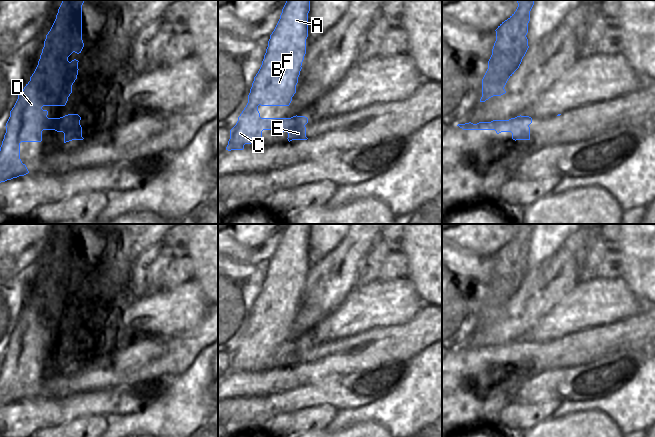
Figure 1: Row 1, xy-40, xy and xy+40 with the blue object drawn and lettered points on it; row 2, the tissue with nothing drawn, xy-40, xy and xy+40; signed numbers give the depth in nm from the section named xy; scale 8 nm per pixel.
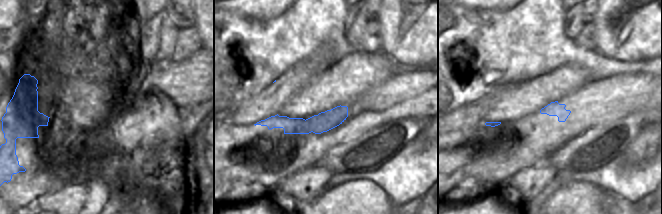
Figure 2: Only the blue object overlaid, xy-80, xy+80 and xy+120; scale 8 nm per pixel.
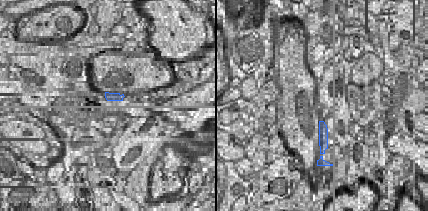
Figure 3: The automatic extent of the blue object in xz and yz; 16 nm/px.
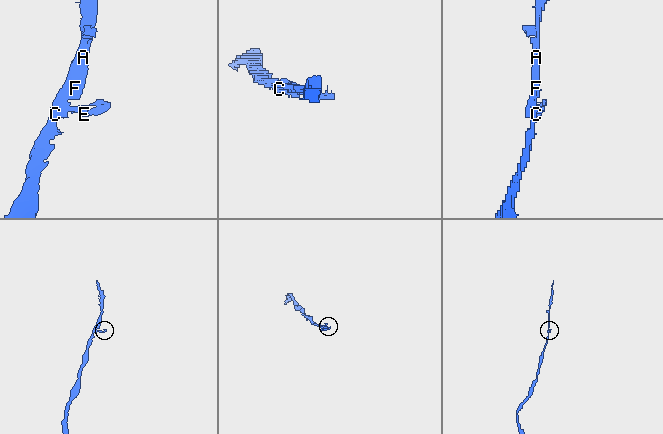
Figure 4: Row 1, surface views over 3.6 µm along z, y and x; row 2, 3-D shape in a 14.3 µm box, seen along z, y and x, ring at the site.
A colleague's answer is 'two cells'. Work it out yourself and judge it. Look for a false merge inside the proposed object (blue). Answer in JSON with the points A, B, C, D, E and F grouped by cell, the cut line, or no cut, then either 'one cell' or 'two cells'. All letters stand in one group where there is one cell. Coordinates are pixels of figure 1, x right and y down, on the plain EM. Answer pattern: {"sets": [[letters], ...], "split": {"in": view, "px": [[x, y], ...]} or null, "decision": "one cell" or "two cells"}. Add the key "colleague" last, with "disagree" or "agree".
{"sets": [["A", "B", "C", "D", "E", "F"]], "split": null, "decision": "one cell", "colleague": "disagree"}

